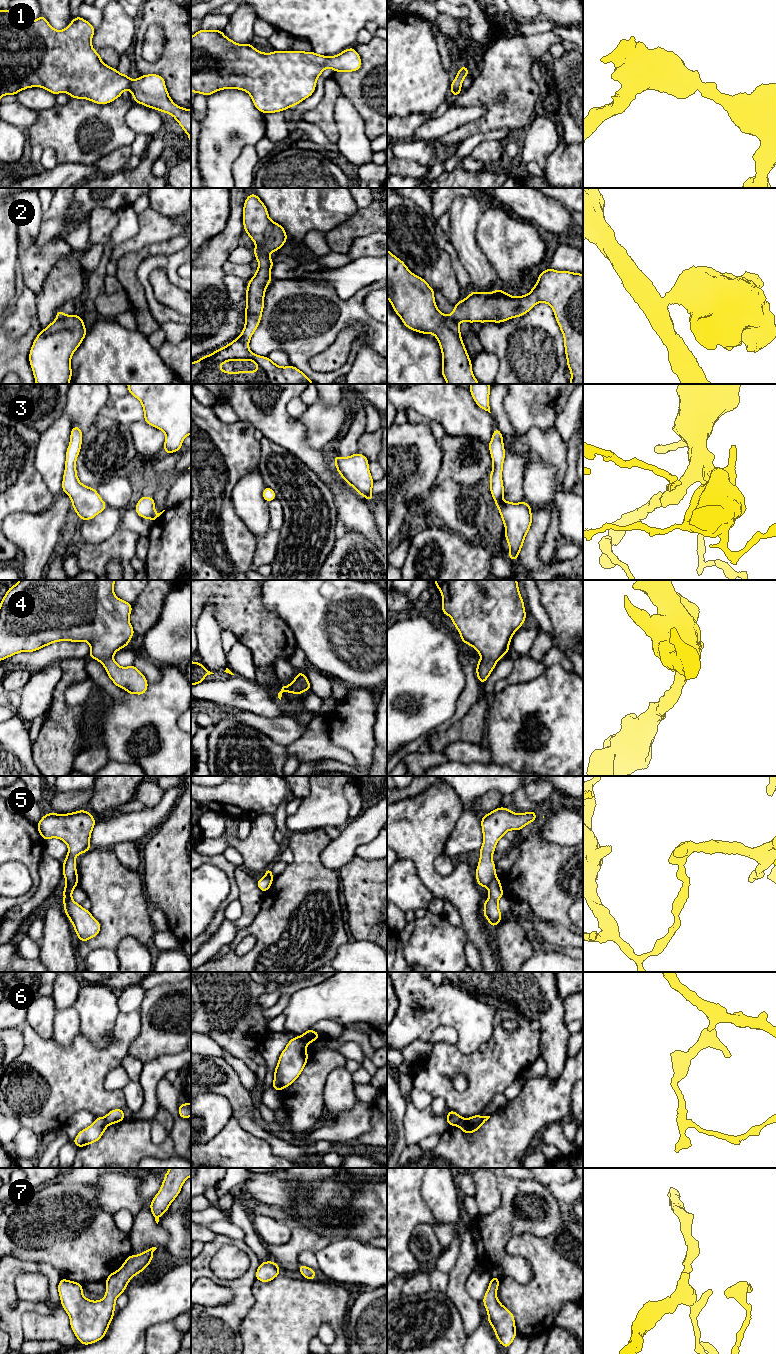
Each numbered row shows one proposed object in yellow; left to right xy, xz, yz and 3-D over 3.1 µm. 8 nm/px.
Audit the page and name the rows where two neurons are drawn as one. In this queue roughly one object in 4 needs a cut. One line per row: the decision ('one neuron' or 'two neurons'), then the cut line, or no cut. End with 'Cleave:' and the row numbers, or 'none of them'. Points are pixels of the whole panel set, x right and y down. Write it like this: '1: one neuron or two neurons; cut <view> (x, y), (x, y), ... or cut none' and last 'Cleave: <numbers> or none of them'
1: one neuron; cut none
2: two neurons; cut xz (257, 246), (268, 254)
3: one neuron; cut none
4: one neuron; cut none
5: two neurons; cut yz (495, 876), (487, 887)
6: two neurons; cut xz (299, 1036), (306, 1045)
7: one neuron; cut none
Cleave: 2, 5, 6

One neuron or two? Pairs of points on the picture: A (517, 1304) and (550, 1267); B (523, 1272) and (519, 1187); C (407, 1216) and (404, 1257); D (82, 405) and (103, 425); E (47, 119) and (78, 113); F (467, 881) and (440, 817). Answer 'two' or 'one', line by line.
A: one
B: one
C: one
D: one
E: one
F: one

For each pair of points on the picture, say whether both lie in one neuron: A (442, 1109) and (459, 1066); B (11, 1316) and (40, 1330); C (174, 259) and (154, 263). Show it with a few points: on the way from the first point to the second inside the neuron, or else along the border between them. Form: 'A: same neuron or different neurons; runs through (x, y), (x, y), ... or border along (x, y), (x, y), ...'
A: different neurons; border along (433, 1097), (441, 1097), (449, 1108)
B: different neurons; border along (45, 1315), (26, 1312), (22, 1316), (24, 1339)
C: same neuron; runs through (169, 262), (159, 262)

